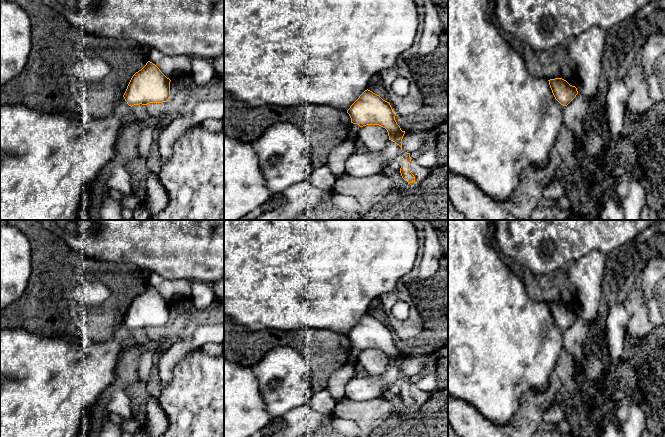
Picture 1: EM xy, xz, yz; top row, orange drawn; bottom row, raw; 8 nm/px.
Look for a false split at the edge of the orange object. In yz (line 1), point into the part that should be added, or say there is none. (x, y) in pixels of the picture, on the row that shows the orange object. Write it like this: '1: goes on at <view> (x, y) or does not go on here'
1: does not go on here

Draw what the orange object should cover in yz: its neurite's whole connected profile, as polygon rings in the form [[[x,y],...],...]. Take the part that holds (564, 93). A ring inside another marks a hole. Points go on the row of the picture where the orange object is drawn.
[[[562,78],[548,81],[555,99],[563,106],[567,106],[578,94],[577,88]]]

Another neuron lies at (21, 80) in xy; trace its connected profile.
[[[9,0],[19,4],[30,16],[32,47],[26,66],[11,84],[0,86],[0,105],[33,107],[50,114],[77,115],[82,121],[102,119],[112,112],[112,107],[123,95],[132,76],[148,62],[137,43],[105,42],[83,28],[67,21],[42,0]]]

